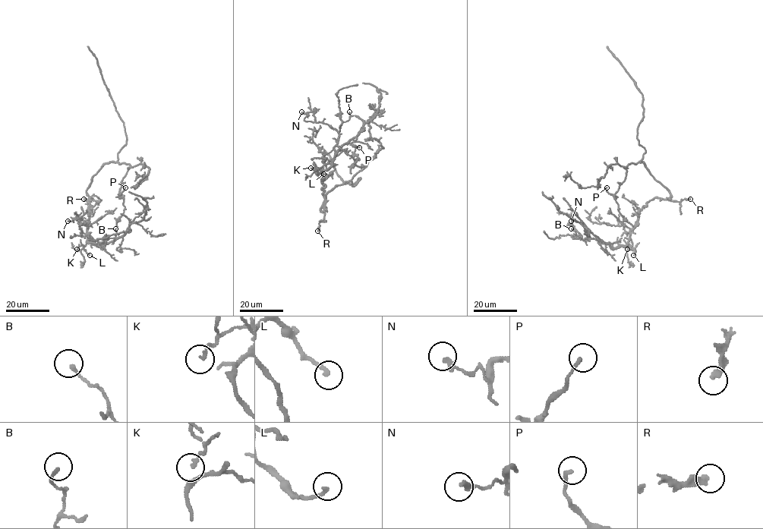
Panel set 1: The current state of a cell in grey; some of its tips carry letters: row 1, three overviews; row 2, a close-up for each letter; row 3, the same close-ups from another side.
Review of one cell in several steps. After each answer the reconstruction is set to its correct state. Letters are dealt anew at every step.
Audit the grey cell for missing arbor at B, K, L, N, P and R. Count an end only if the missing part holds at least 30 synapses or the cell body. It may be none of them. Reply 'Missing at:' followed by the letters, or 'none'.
Missing at: none

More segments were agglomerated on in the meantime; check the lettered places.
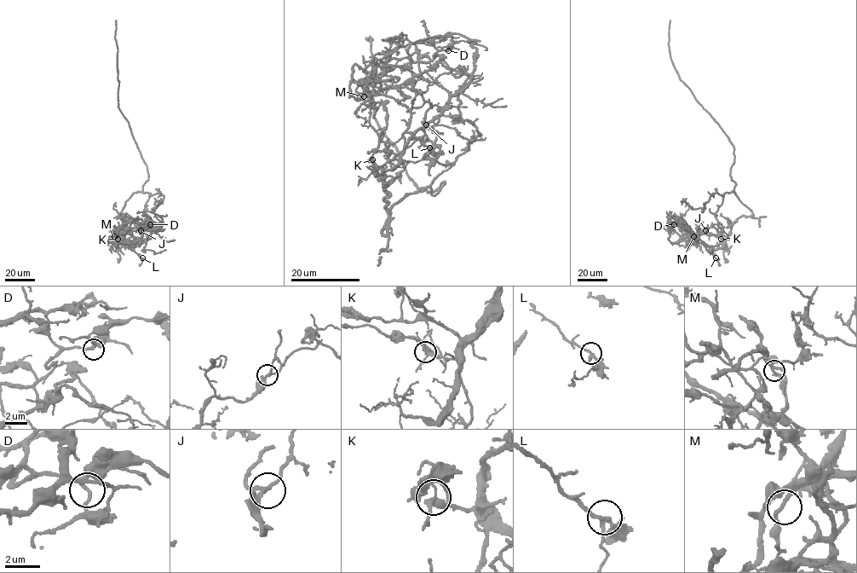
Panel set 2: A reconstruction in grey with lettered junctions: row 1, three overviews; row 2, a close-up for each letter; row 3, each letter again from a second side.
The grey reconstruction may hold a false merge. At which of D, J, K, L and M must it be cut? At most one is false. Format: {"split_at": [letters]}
{"split_at": ["K"]}

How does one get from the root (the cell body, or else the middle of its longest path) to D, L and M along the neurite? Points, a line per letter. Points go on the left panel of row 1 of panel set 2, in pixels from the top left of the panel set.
D: (141, 191), (134, 193), (122, 210), (123, 240), (131, 249), (136, 242), (131, 232), (142, 221), (150, 224)
L: (141, 191), (132, 194), (122, 213), (124, 216), (123, 240), (141, 257)
M: (141, 191), (134, 193), (122, 210), (122, 236), (124, 234), (120, 235), (123, 231), (120, 228), (114, 236)

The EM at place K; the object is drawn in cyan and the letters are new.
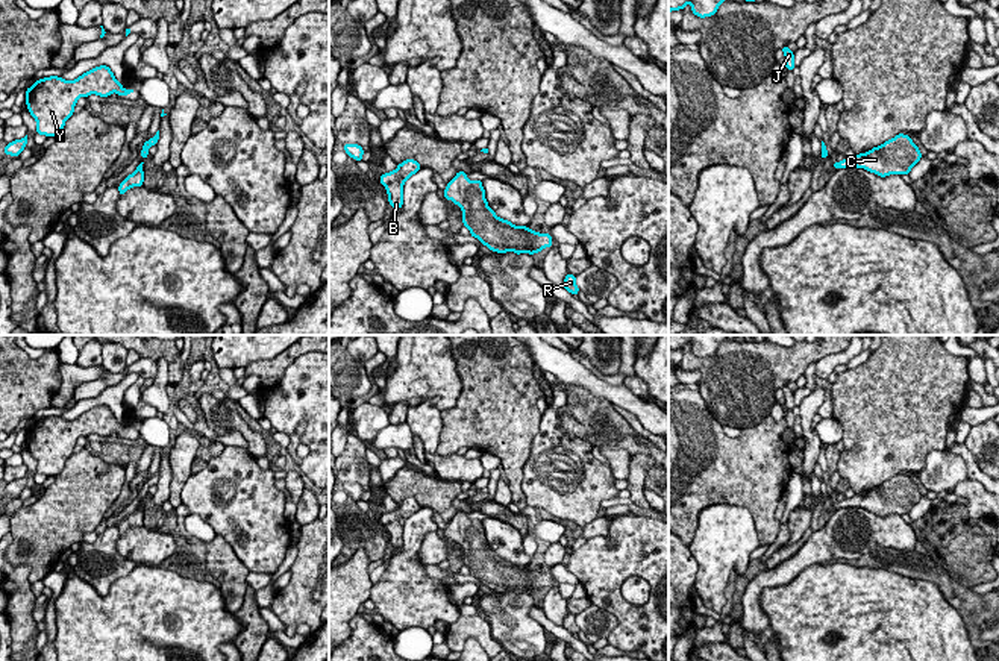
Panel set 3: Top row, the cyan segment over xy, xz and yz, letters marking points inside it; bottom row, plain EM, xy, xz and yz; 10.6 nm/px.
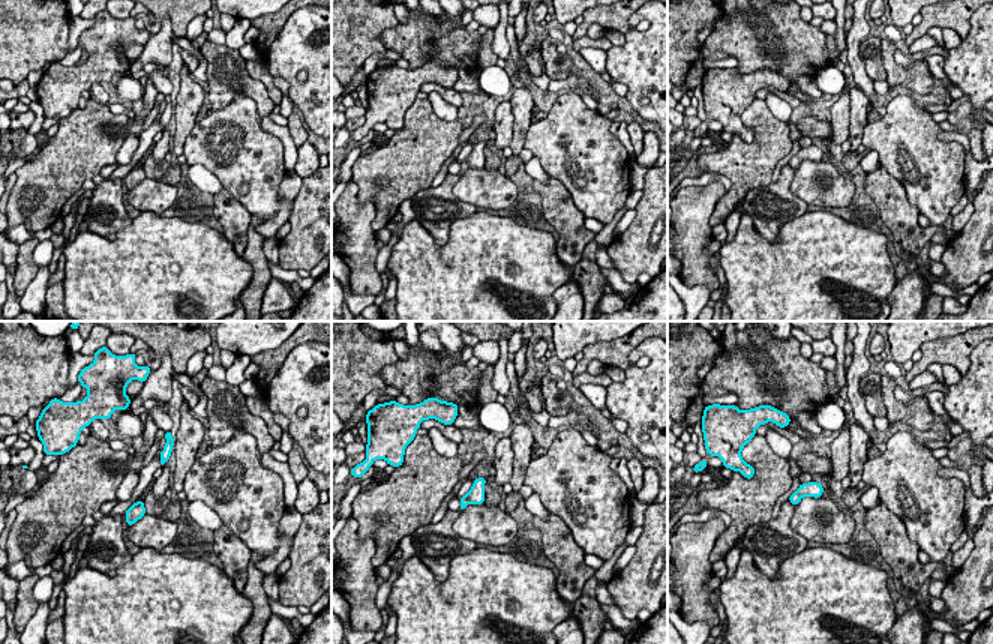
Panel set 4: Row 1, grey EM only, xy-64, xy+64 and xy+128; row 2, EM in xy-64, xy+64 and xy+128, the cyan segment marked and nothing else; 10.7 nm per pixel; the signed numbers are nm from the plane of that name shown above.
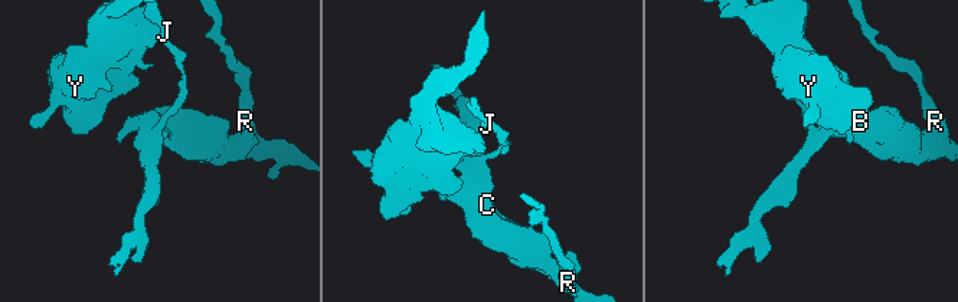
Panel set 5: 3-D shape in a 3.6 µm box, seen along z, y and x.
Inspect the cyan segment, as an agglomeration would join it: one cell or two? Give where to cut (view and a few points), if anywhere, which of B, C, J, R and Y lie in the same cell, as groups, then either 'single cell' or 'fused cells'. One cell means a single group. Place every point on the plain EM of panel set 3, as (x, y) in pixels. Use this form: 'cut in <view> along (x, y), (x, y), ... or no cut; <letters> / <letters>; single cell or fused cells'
cut in xy along (143, 485), (147, 488); B J Y / C R; fused cells

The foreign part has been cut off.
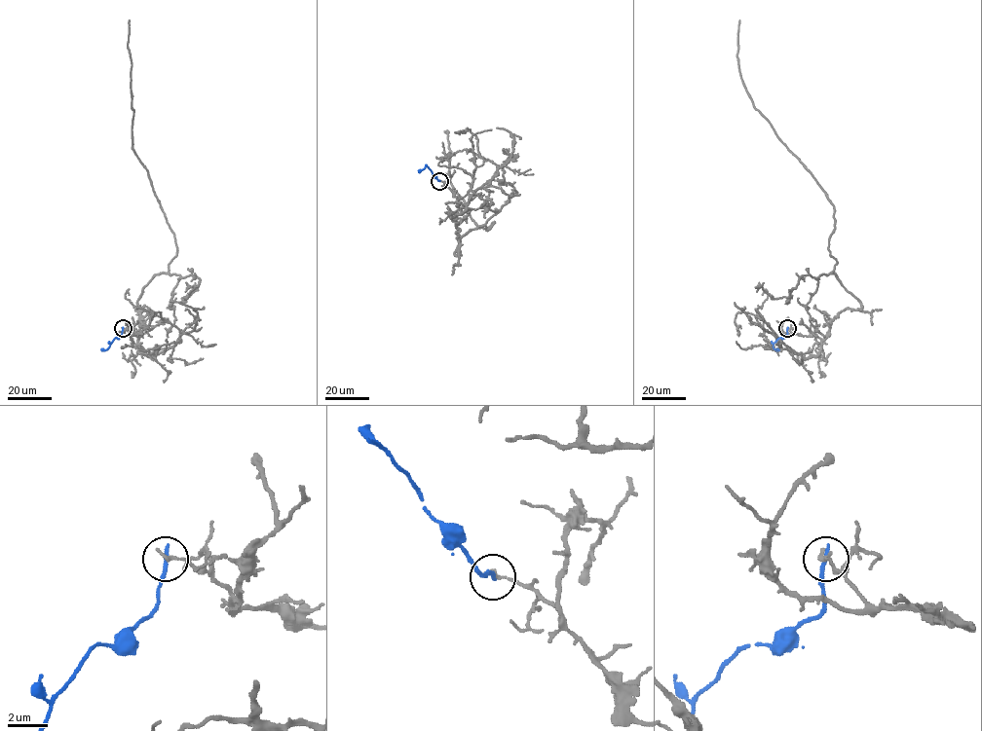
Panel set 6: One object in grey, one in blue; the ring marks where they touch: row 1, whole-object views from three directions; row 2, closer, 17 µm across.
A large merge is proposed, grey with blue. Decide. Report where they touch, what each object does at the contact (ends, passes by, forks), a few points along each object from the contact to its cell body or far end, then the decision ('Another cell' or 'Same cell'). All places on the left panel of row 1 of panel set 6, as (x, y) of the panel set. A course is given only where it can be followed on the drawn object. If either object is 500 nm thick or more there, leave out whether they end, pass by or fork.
Place: (123, 328). At the ring grey ends. At the ring blue ends. Course of grey: (122, 328), (142, 336), (137, 300), (149, 280), (169, 271), (177, 248), (132, 149), (130, 20). Course of blue: (122, 328), (109, 347), (101, 349). Another cell

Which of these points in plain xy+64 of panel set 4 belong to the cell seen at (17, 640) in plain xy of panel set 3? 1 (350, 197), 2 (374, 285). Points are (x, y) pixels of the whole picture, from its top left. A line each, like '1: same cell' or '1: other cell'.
1: same cell
2: same cell

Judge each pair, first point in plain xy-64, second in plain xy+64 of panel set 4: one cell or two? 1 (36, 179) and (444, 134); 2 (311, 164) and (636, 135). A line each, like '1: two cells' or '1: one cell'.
1: one cell
2: two cells

